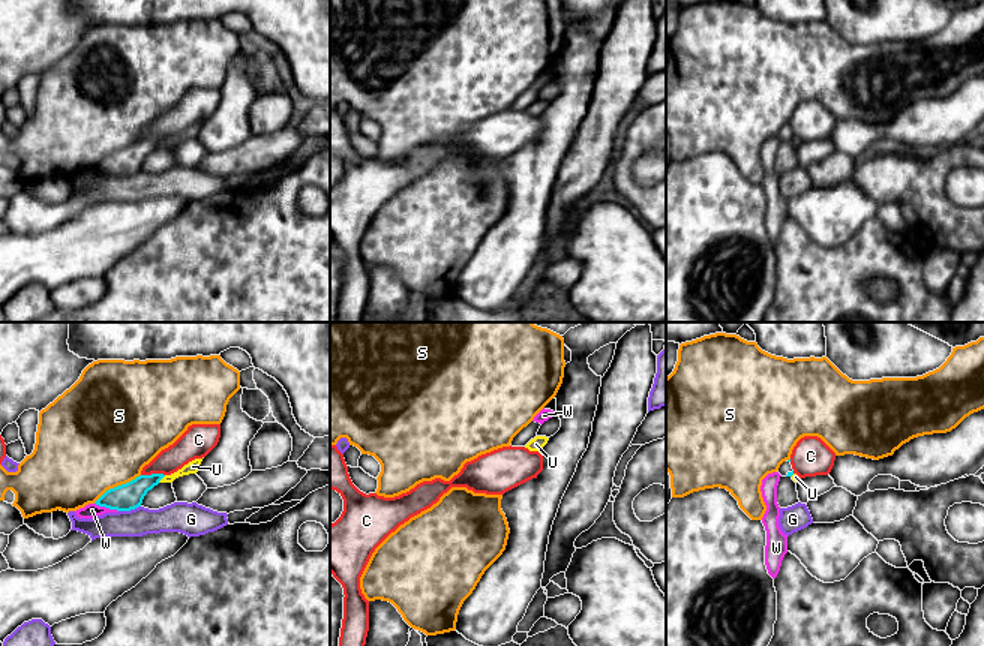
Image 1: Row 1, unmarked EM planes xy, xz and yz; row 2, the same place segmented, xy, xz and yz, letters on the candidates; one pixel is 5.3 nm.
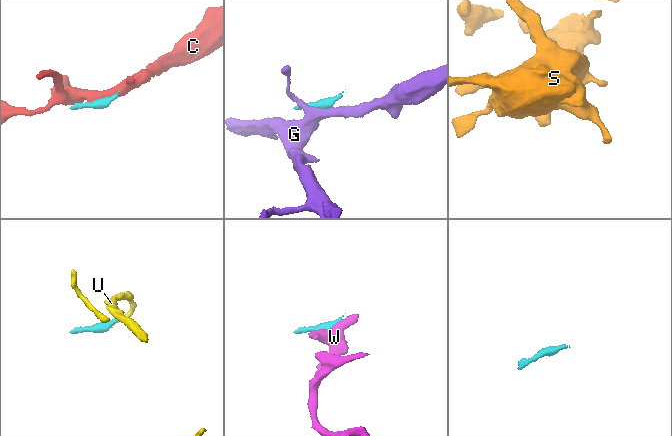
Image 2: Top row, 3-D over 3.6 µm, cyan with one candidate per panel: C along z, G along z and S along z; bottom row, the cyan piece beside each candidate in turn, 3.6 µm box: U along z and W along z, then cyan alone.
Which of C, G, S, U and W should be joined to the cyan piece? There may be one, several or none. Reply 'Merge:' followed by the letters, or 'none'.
Merge: none

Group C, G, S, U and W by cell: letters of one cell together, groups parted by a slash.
C / G / S / U / W

